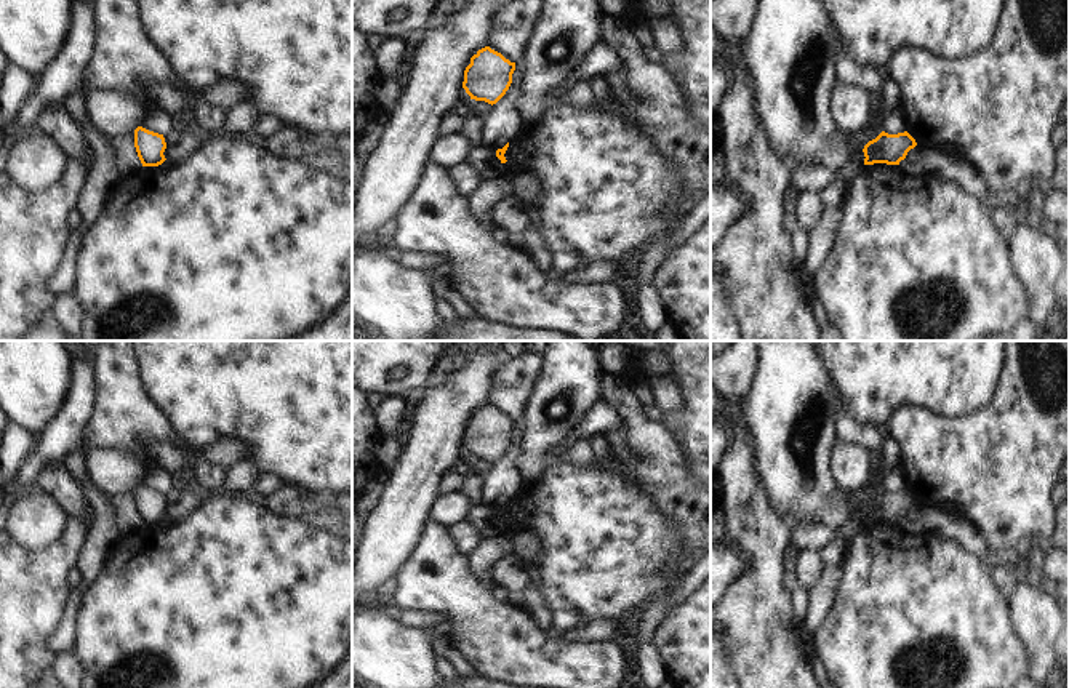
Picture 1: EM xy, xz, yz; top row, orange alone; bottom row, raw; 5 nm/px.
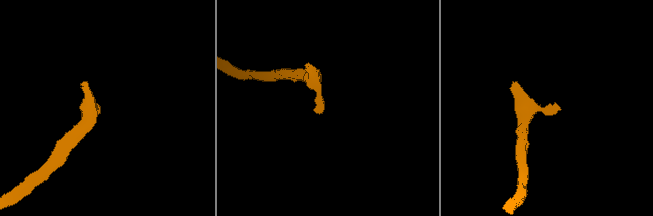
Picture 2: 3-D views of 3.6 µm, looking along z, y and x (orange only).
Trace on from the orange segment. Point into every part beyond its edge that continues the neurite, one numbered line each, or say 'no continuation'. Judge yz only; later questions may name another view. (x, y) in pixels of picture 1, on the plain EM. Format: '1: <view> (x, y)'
no continuation

